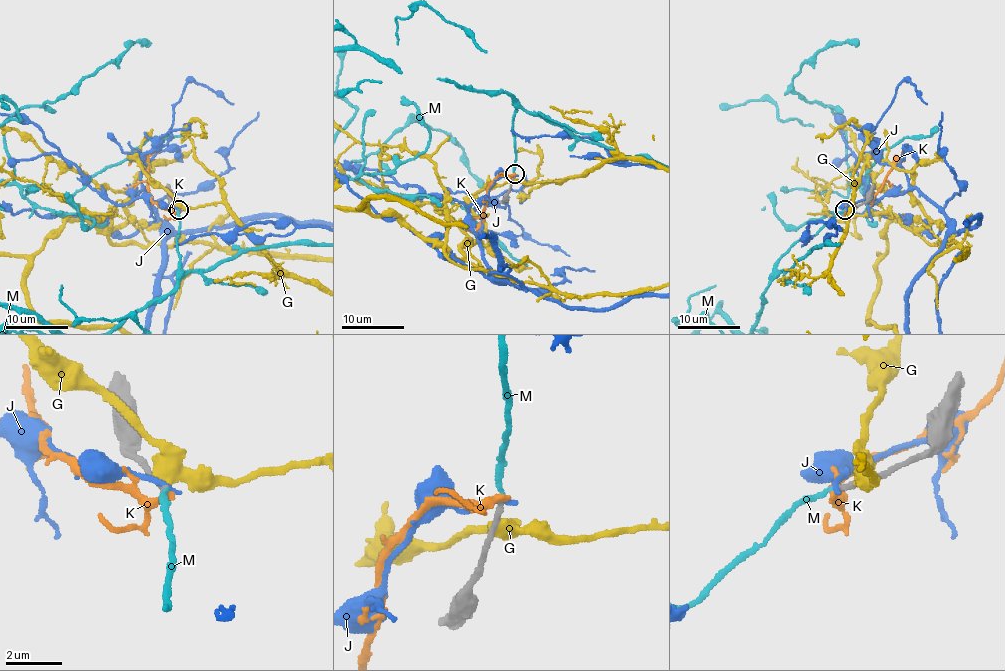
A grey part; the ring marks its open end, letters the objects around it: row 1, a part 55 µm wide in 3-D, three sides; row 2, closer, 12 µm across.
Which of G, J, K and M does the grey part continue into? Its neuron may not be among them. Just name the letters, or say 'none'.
M

